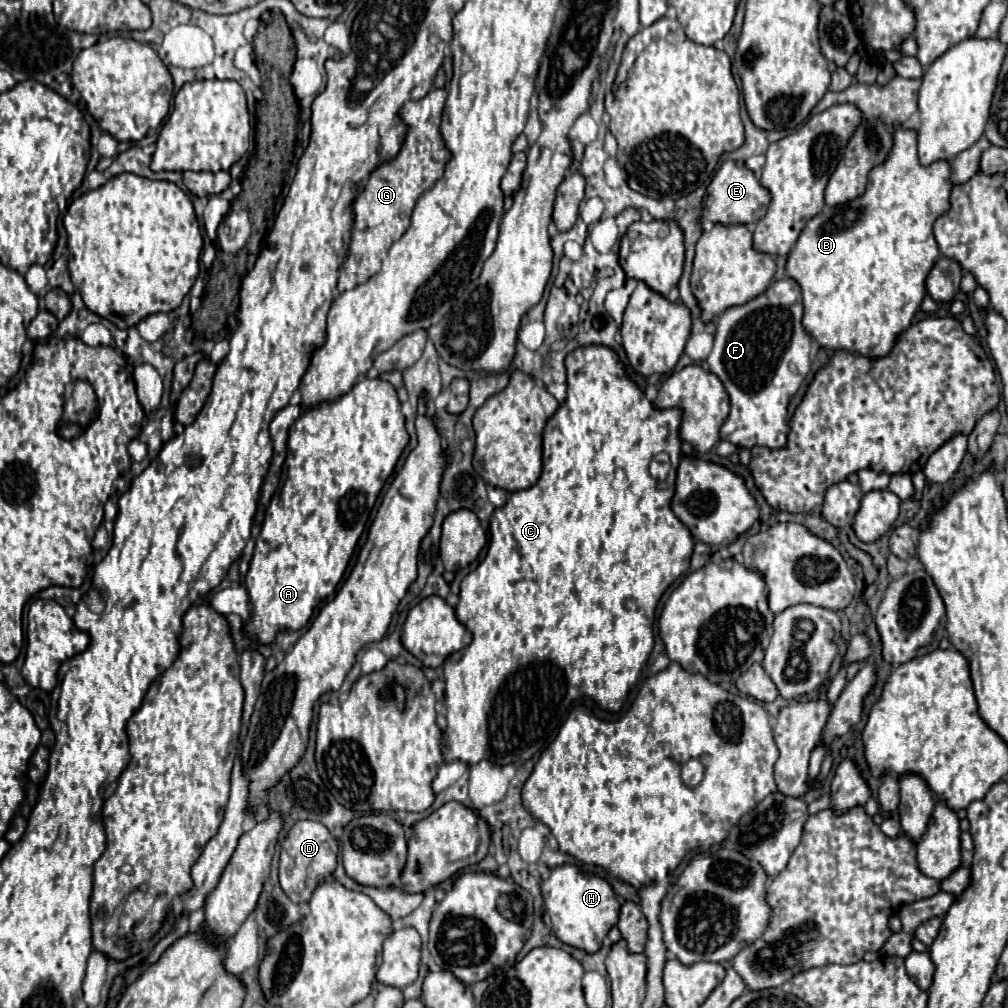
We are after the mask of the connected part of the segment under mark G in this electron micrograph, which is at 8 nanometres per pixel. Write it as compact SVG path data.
M433 88L425 98L405 102L401 110L403 122L409 126L405 142L399 154L373 170L365 190L355 198L355 226L353 238L349 246L349 256L339 270L339 292L351 290L357 284L367 282L381 268L381 262L387 258L387 252L395 240L399 240L411 224L411 212L415 208L417 198L433 188L433 184L443 176L445 164L451 154L445 148L443 136L439 132L443 104L447 100L445 88Z

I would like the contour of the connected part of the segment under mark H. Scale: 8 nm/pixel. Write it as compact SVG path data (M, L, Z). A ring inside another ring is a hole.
M573 864L557 866L551 876L541 884L541 892L545 900L545 910L549 912L553 922L555 936L569 946L577 946L585 952L597 952L609 928L617 924L619 902L611 884L601 876L581 872Z

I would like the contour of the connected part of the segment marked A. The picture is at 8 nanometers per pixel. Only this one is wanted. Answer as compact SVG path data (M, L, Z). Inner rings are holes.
M361 378L351 392L343 394L339 400L319 404L295 420L287 438L285 478L265 510L253 560L245 576L245 586L253 604L253 618L247 624L247 634L251 638L269 644L279 630L303 628L313 616L313 610L335 592L369 520L369 512L385 480L395 470L407 442L409 434L405 430L405 416L401 414L397 390L381 378ZM331 500L337 504L337 512L329 506Z

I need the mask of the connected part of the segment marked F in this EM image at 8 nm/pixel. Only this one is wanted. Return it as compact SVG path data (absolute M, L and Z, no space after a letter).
M793 278L771 282L763 294L741 306L727 308L719 316L715 344L707 362L731 398L731 414L721 426L721 440L737 448L783 448L787 444L787 406L809 372L813 348L813 338L805 332L801 320L803 298Z

